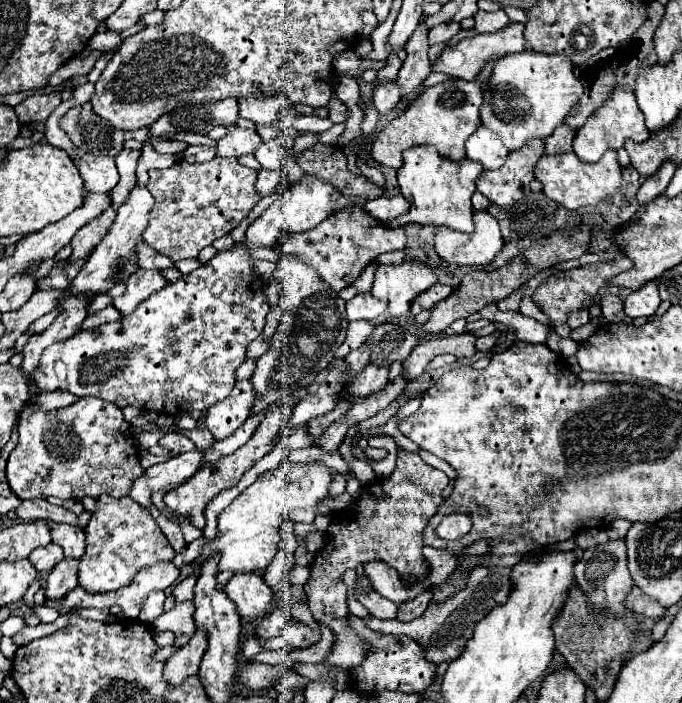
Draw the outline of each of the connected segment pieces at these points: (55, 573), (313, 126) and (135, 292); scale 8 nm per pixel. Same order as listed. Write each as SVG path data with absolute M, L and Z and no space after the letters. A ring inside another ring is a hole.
M64 558L48 576L46 582L46 598L62 598L66 592L70 592L78 580L78 566L82 558Z
M292 108L292 116L294 116L294 122L292 126L298 130L298 132L324 132L328 128L332 128L332 122L326 118L318 118L316 114L310 114L310 116L302 116L298 114L294 108Z
M140 270L134 276L130 276L130 280L126 282L126 292L120 298L114 298L112 304L124 316L132 314L142 300L146 300L154 292L162 290L166 284L170 284L170 282L166 280L166 276L160 270Z

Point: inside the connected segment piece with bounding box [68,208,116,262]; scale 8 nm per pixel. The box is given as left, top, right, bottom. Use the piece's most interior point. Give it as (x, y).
(89, 236)

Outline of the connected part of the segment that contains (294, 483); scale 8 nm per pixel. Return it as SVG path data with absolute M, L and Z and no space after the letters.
M316 462L290 464L286 472L278 472L278 468L266 472L252 486L248 486L226 510L220 512L218 536L214 542L206 542L202 556L210 558L212 554L220 552L222 558L218 570L252 572L258 568L266 568L278 554L282 542L280 528L286 520L286 512L296 508L316 508L328 494L334 476L336 472L332 468Z

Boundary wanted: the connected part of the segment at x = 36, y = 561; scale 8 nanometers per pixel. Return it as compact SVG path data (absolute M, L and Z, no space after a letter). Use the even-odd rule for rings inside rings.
M48 544L30 554L30 562L36 566L38 572L50 572L60 560L64 558L64 552L58 544Z

